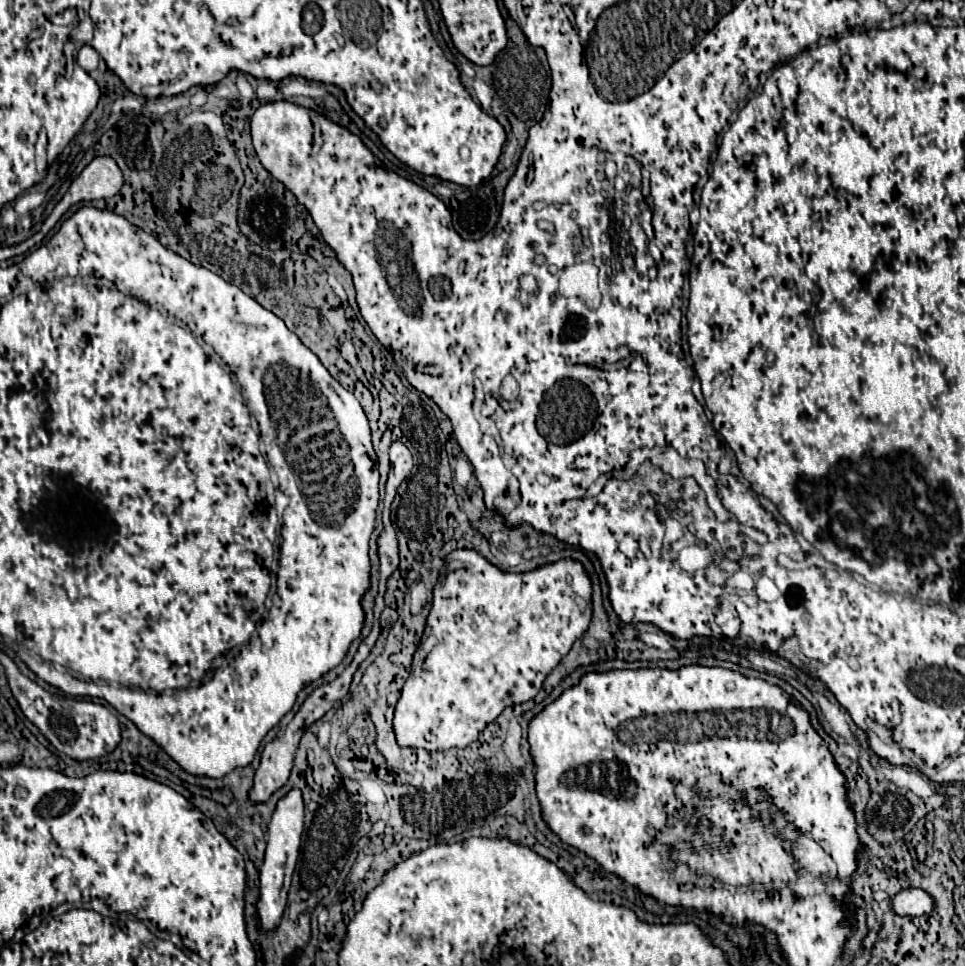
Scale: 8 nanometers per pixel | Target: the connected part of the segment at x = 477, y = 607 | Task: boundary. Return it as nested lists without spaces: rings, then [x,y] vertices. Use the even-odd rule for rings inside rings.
[[[455,549],[455,551],[451,551],[445,557],[445,565],[441,569],[439,581],[433,587],[433,605],[431,605],[431,611],[427,615],[425,633],[423,633],[421,645],[417,647],[417,651],[413,655],[411,673],[409,673],[409,677],[407,677],[403,689],[401,689],[401,697],[399,697],[397,707],[395,707],[393,733],[397,737],[397,745],[399,747],[421,747],[425,751],[443,751],[443,749],[451,749],[451,747],[463,749],[463,747],[471,745],[479,737],[479,733],[485,729],[485,725],[495,721],[505,707],[525,703],[525,701],[533,699],[539,693],[547,673],[551,673],[559,665],[559,661],[569,653],[571,645],[587,631],[587,627],[591,623],[591,611],[593,611],[591,593],[593,593],[591,579],[585,573],[583,565],[575,559],[561,559],[561,561],[555,561],[555,563],[545,563],[545,565],[539,565],[537,569],[525,571],[525,573],[507,573],[507,571],[501,571],[499,567],[495,567],[493,563],[489,563],[475,549]]]

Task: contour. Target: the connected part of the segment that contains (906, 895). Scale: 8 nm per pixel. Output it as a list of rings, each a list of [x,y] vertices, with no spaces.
[[[905,889],[893,897],[893,911],[897,915],[927,915],[933,907],[933,897],[923,889]]]

